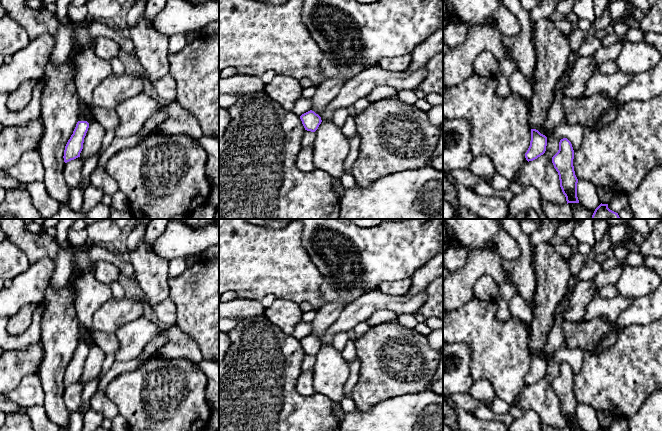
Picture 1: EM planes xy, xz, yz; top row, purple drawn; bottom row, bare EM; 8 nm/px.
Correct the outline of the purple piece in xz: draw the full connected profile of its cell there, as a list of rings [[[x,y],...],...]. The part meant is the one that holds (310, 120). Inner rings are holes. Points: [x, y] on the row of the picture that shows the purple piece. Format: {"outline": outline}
{"outline": [[[312,110],[302,114],[300,119],[305,130],[311,132],[315,132],[322,122],[321,117]]]}

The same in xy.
{"outline": [[[79,101],[79,118],[76,127],[68,140],[64,150],[64,162],[67,163],[80,157],[83,149],[84,138],[89,128],[89,123],[86,121],[85,114],[90,111],[91,106],[86,102]]]}

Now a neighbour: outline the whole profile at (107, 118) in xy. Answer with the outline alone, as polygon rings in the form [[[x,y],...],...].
[[[91,107],[90,112],[93,119],[100,123],[105,130],[115,131],[120,125],[120,120],[115,110]]]

